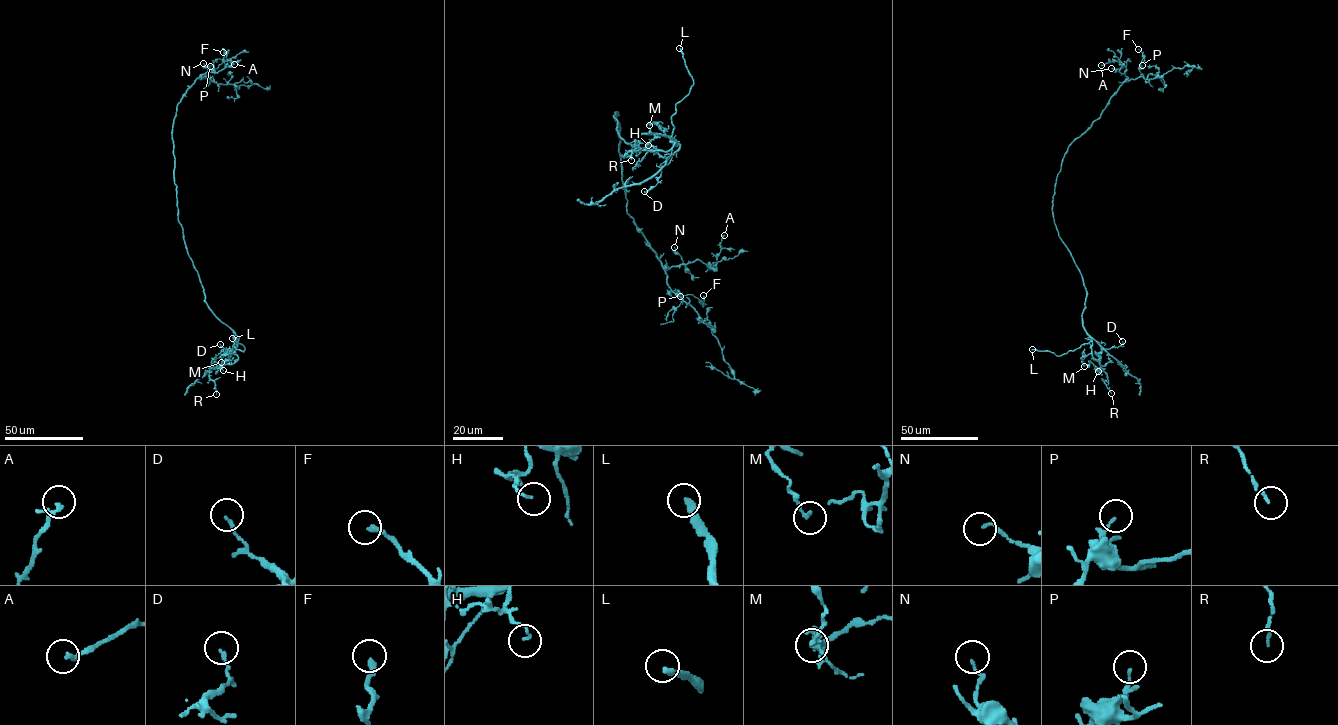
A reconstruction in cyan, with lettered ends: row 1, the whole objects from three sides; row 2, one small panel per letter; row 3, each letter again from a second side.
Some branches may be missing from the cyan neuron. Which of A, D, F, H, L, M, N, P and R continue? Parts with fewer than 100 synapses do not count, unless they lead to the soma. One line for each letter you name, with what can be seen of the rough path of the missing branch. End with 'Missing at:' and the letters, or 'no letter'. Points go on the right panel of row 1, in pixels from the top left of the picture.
L: Course of what is missing: (1032, 349), (1019, 357)
Missing at: L

